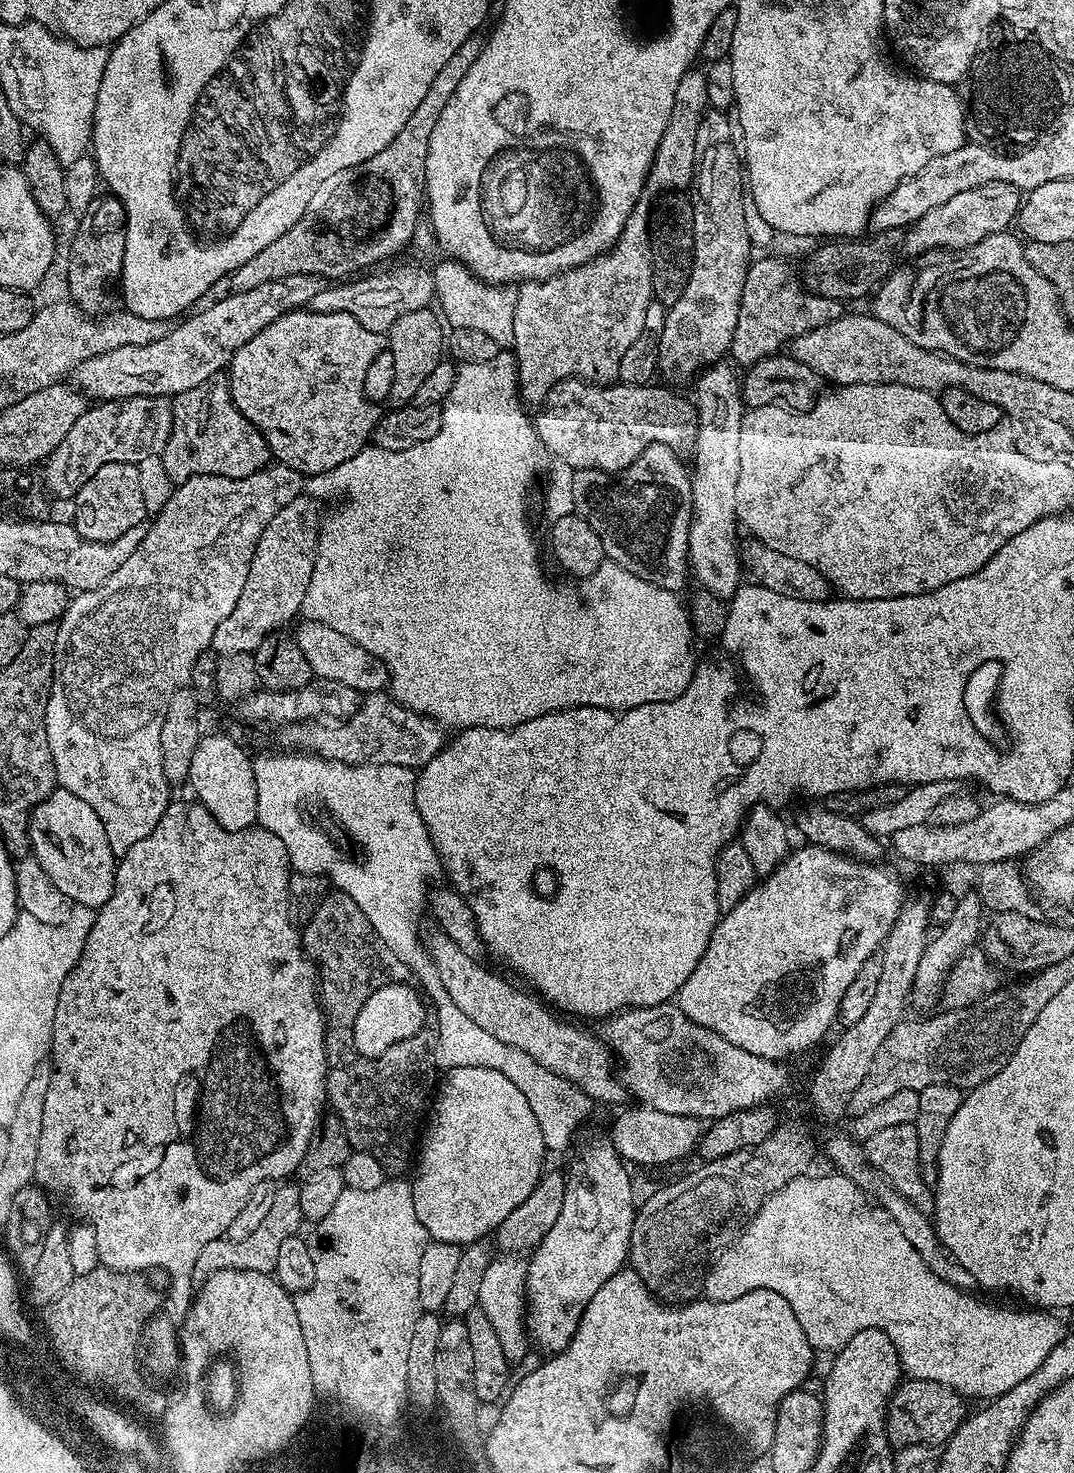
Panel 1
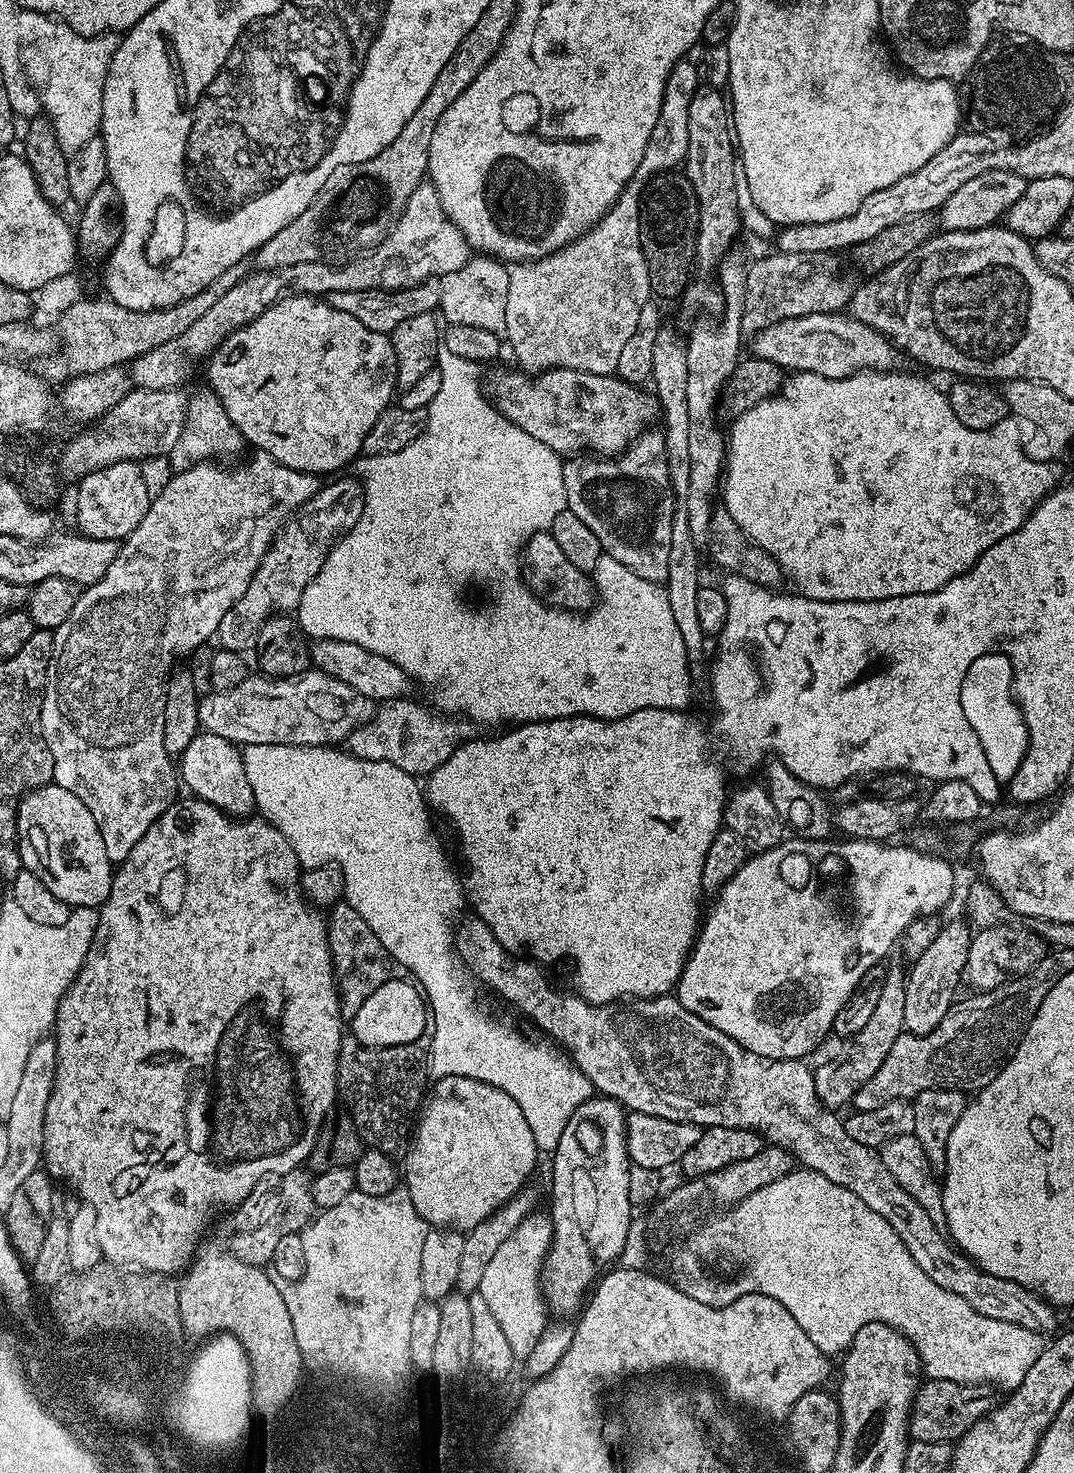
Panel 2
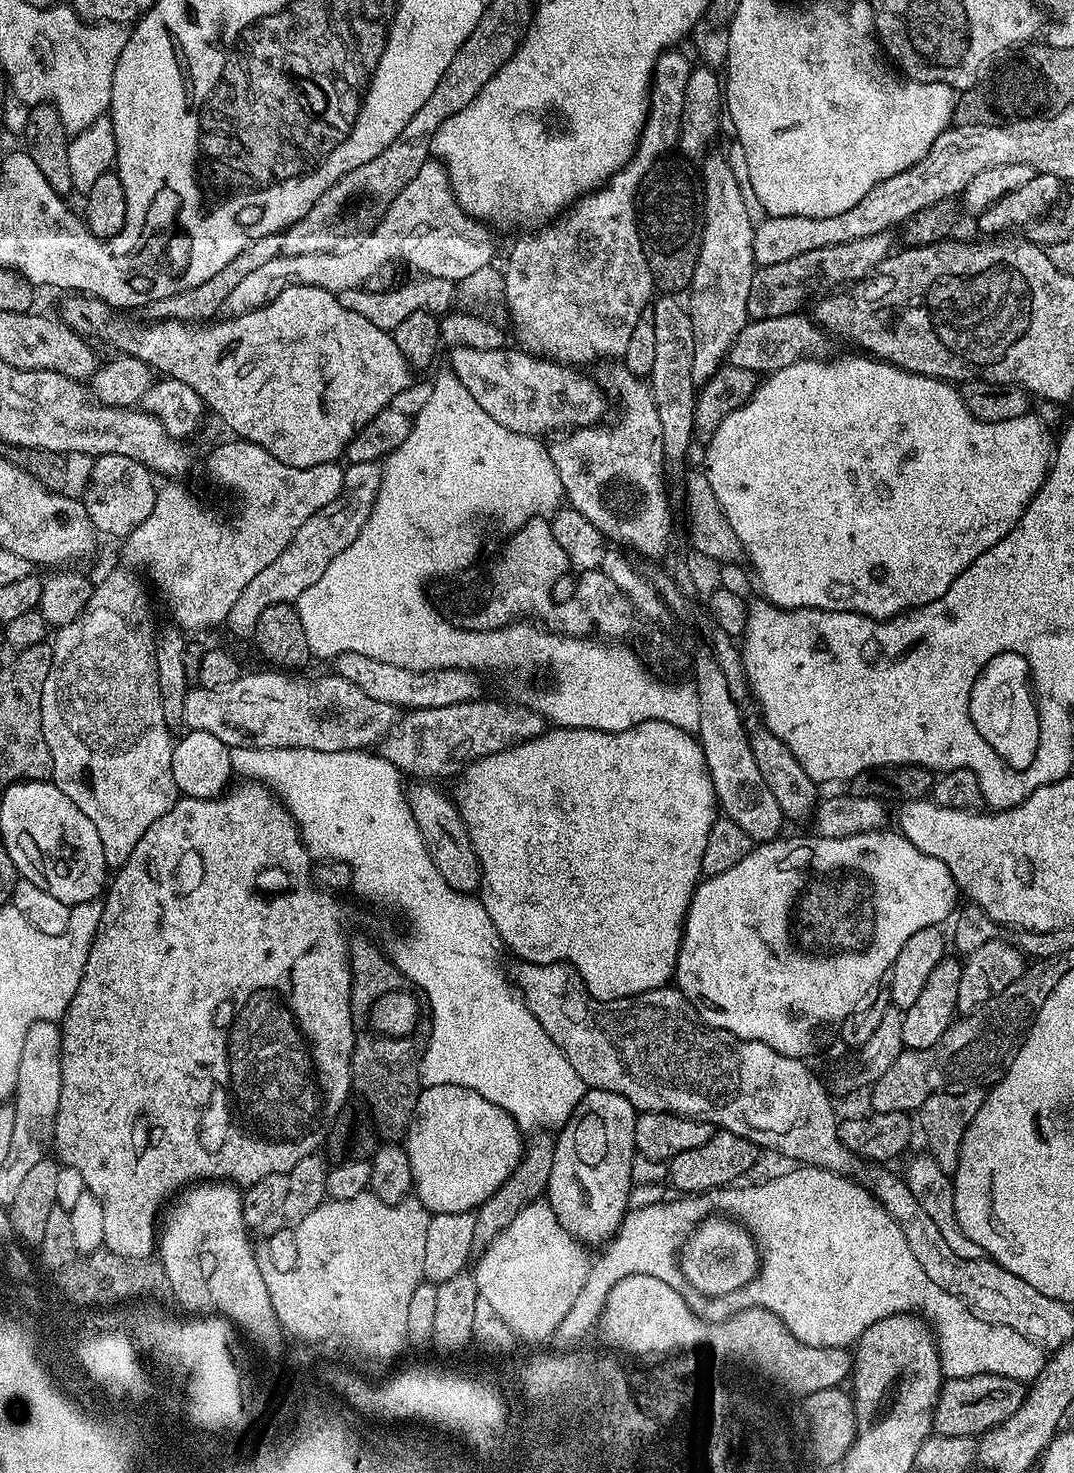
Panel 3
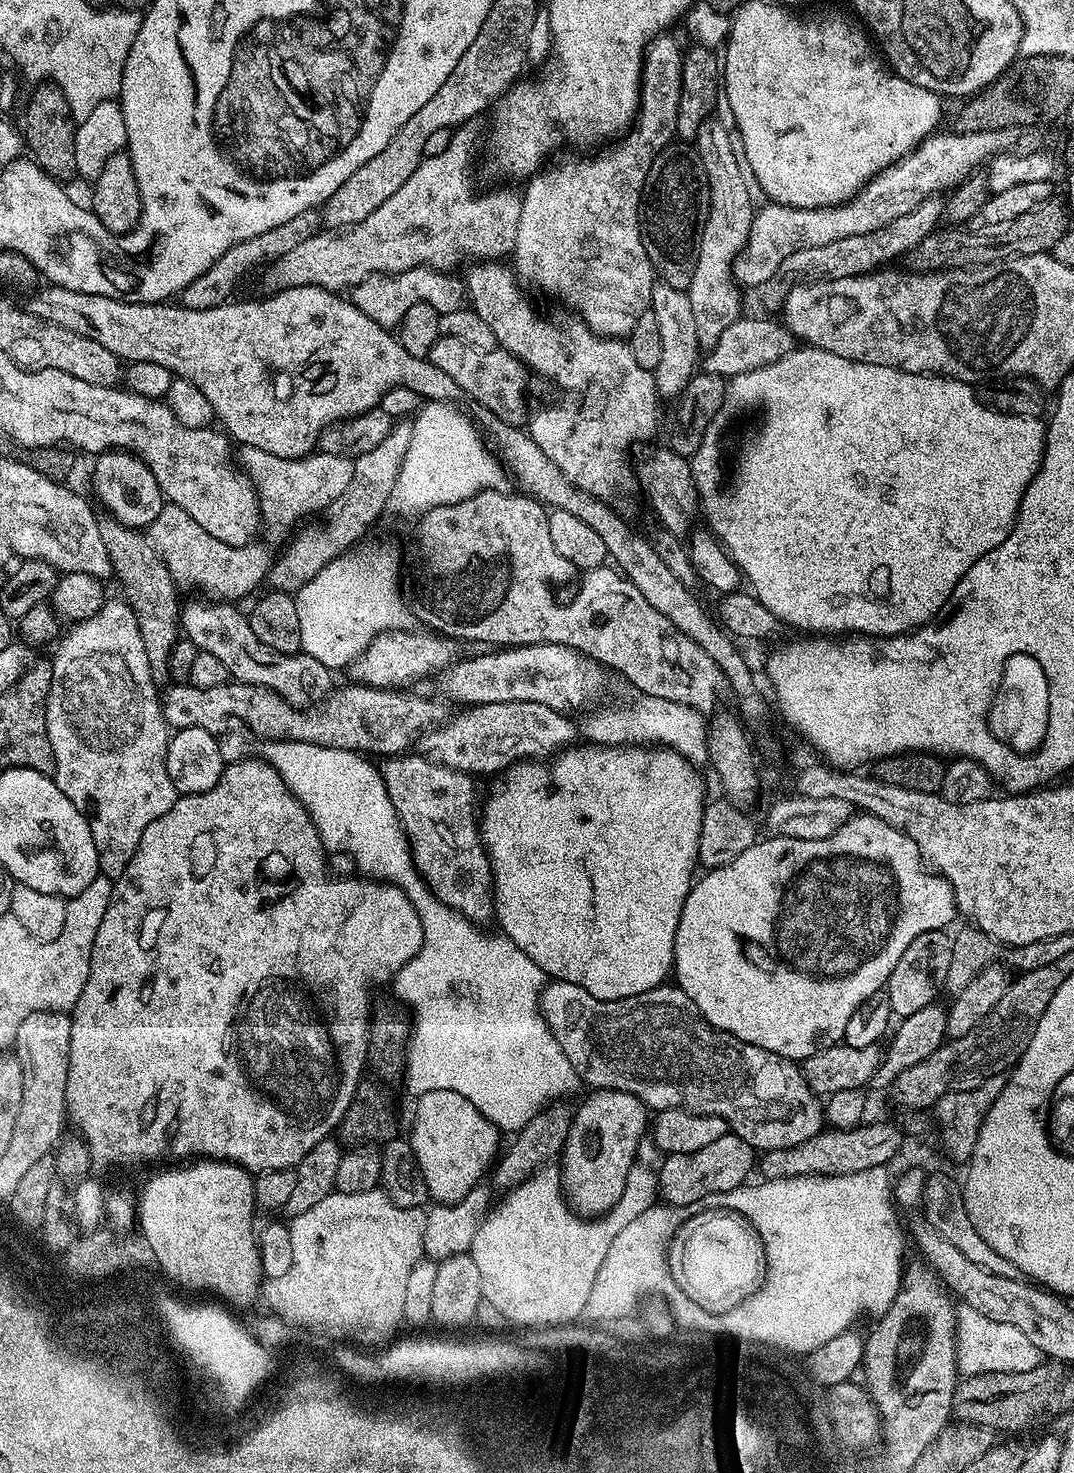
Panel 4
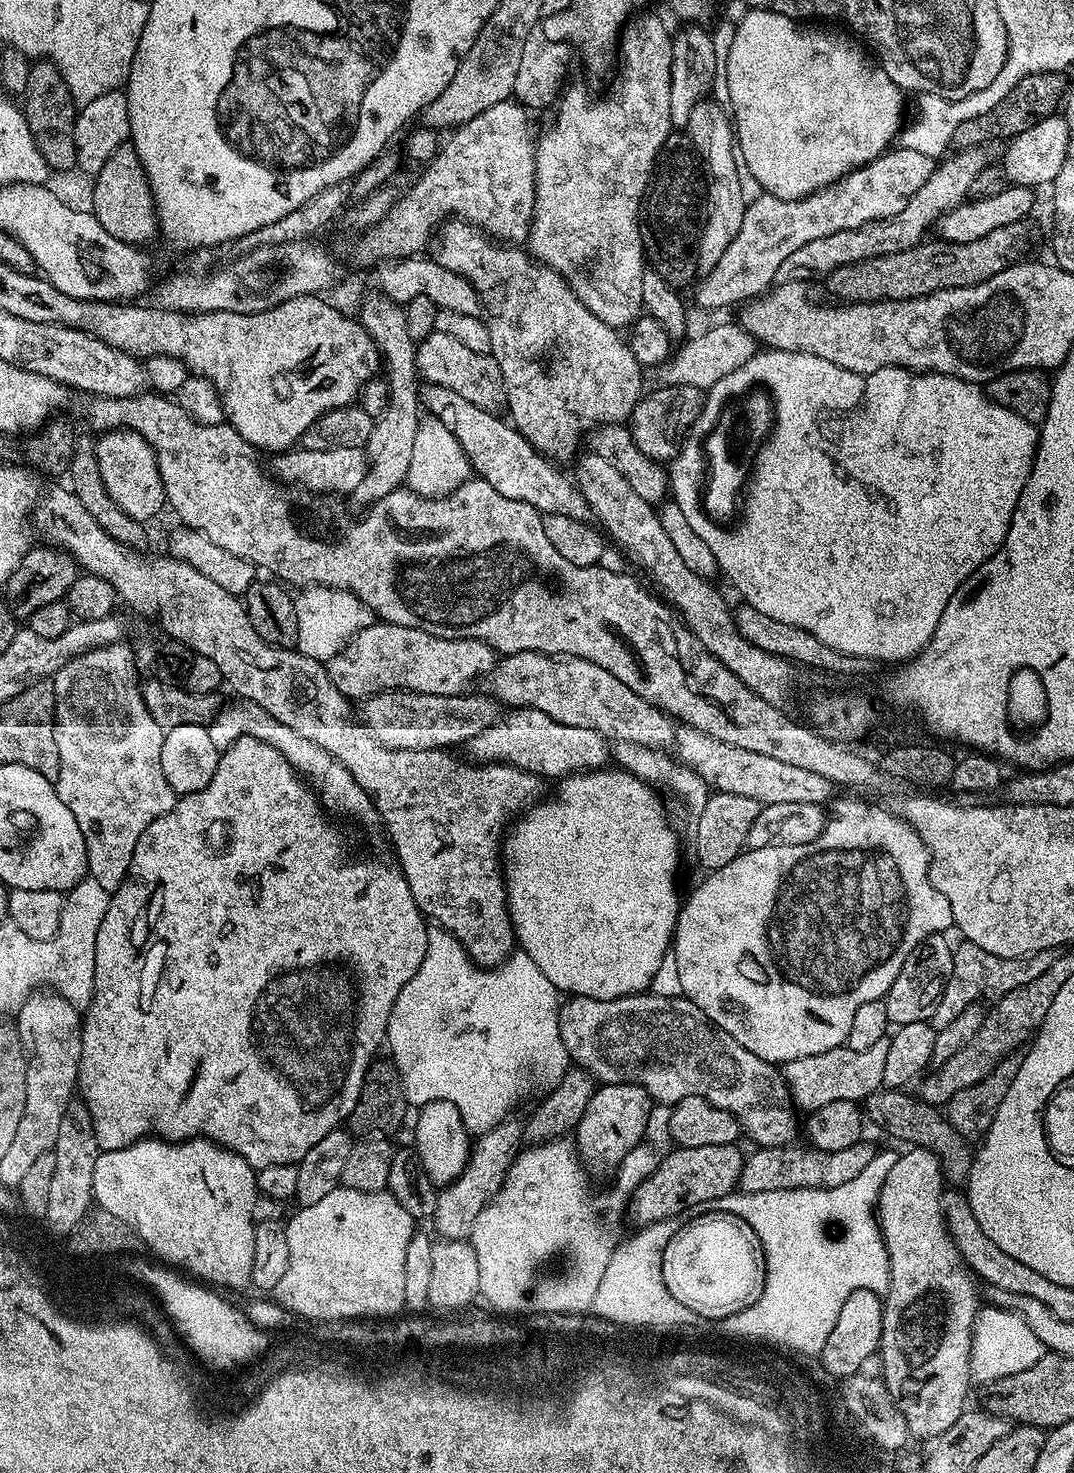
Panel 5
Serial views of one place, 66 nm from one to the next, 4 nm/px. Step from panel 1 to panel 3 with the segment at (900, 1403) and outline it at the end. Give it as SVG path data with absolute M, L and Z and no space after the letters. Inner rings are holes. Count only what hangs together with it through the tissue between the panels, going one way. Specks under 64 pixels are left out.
M974 1374L948 1378L941 1383L940 1397L932 1410L932 1432L937 1436L979 1437L1004 1423L1023 1405L1026 1388L1021 1381L1002 1374Z

